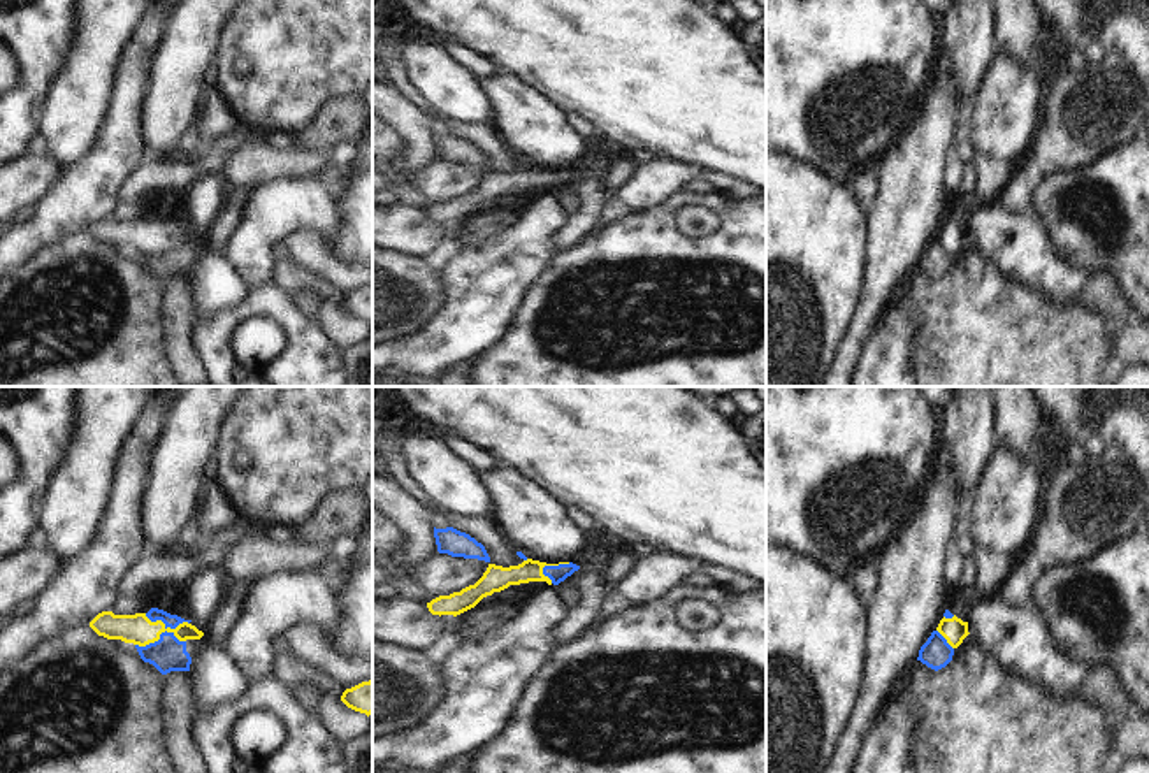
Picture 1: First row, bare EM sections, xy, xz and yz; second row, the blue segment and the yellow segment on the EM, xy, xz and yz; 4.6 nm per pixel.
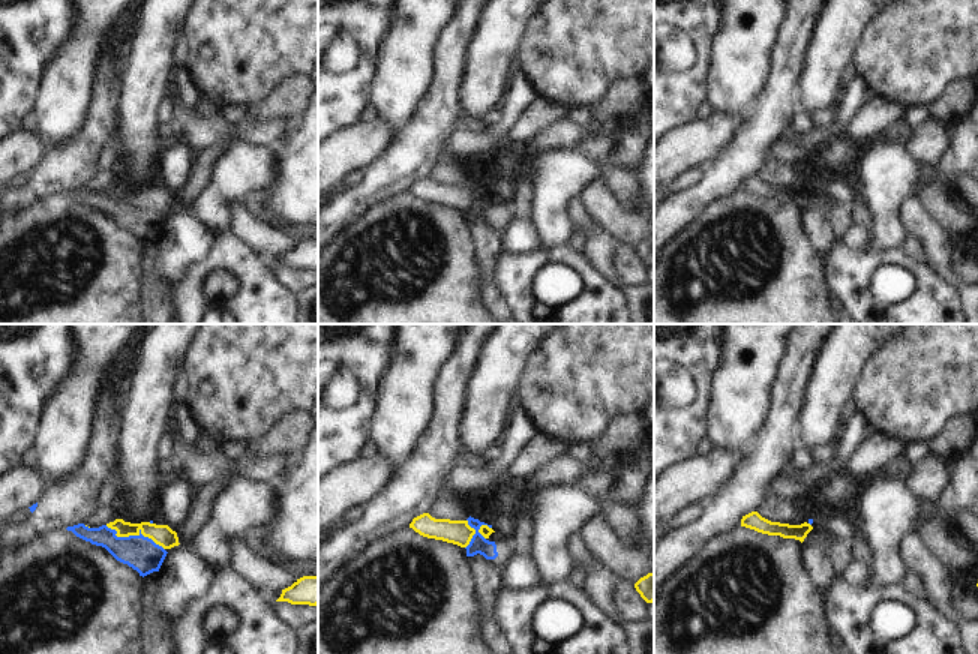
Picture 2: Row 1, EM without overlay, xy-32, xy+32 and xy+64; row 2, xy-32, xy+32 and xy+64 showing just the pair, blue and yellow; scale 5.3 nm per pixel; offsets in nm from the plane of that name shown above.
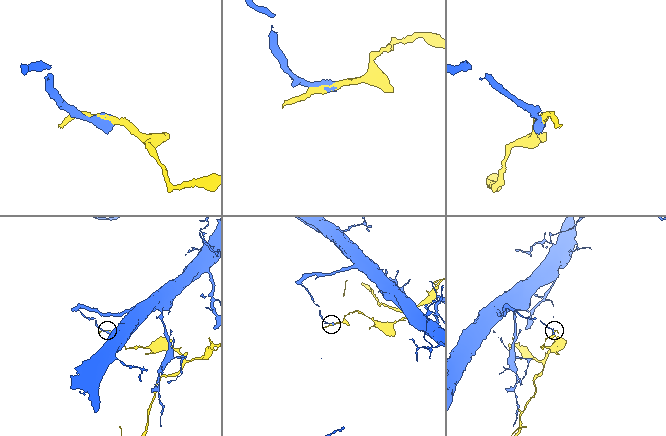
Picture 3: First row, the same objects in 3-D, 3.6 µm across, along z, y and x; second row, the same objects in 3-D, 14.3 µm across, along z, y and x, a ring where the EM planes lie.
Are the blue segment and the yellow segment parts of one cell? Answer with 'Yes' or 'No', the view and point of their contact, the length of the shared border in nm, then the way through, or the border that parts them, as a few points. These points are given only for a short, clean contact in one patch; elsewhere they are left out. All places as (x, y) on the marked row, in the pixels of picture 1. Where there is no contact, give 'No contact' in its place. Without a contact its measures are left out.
No. Touches blue at xy (160, 635). Shared border 260 nm. Boundary: xy (188, 622), (167, 628), (153, 642), (136, 645).

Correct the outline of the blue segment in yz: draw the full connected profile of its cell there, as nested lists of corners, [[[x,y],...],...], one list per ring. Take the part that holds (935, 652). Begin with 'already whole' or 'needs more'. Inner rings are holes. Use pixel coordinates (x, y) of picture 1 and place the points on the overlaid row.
already whole | [[[933,631],[928,641],[921,647],[917,661],[938,671],[952,661],[952,655],[954,648],[938,631]]]

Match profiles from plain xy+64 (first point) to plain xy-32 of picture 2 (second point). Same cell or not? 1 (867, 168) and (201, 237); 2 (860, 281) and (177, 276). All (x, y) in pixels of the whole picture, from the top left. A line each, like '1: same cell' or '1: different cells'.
1: different cells
2: different cells

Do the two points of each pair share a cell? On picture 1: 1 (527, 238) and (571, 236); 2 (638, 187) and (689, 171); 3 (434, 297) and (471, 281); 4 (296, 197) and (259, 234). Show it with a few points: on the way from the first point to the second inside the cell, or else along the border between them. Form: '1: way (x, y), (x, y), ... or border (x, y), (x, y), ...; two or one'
1: border (571, 218), (561, 232), (559, 250); two
2: way (650, 187), (663, 178), (677, 174); one
3: border (443, 273), (447, 306), (426, 327); two
4: way (287, 206), (267, 225); one

